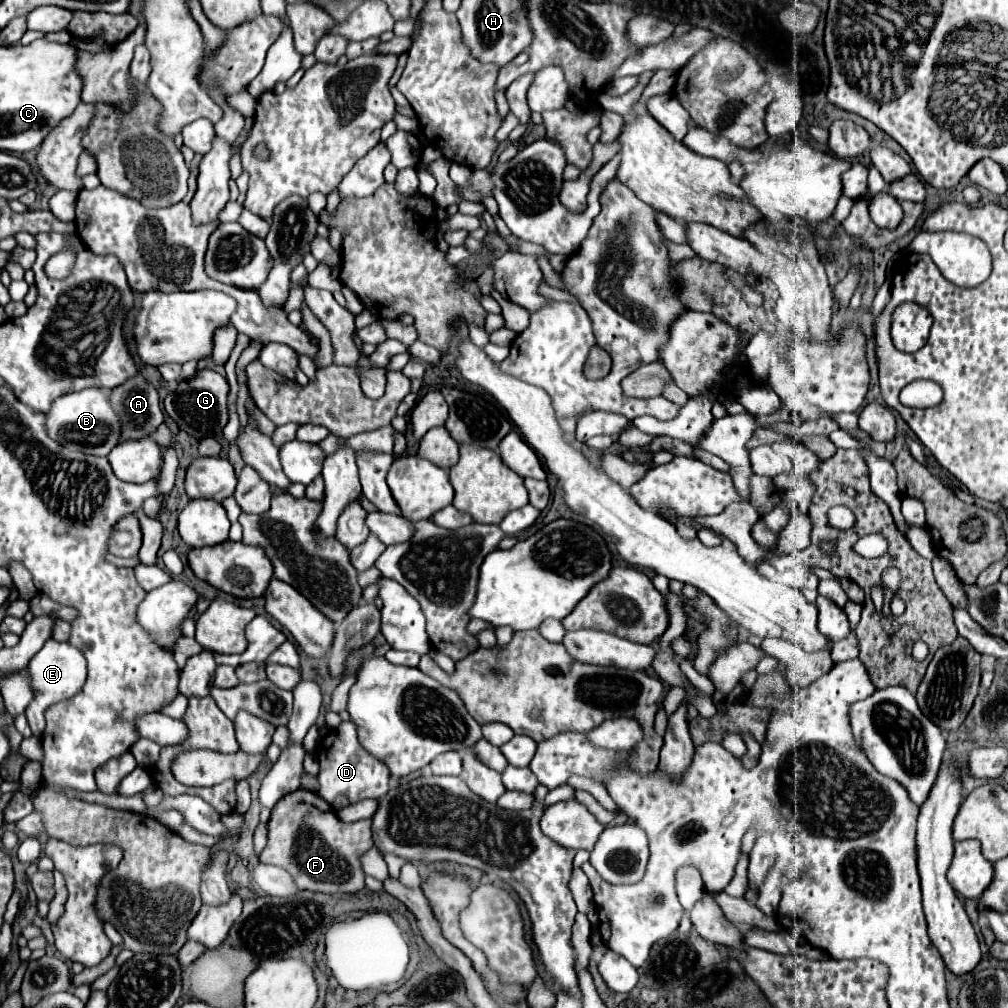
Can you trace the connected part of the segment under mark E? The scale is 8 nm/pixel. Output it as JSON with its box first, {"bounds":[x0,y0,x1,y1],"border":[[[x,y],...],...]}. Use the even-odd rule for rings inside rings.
{"bounds":[25,639,87,735],"border":[[[49,639],[43,649],[29,661],[29,671],[31,671],[31,687],[33,687],[33,701],[29,703],[25,717],[29,721],[29,727],[33,735],[41,735],[45,729],[45,709],[53,705],[53,701],[63,701],[73,697],[85,683],[87,677],[87,661],[83,653],[73,647],[71,643],[59,643],[55,639]]]}

